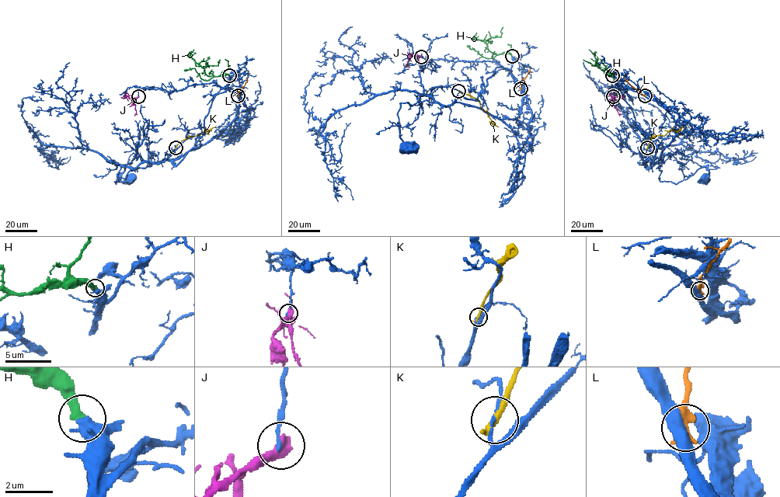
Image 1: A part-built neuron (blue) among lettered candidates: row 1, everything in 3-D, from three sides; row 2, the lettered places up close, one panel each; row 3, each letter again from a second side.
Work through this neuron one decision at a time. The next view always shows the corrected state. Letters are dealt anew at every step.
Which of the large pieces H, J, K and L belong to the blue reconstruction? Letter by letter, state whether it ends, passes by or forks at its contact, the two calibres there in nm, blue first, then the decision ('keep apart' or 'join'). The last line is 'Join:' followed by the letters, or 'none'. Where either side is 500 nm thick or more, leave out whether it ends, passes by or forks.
H: it ends; calibres 340 and 360 nm; join
J: calibres 160 and 500 nm; keep apart
K: it ends; calibres 100 and 320 nm; keep apart
L: it ends; calibres 440 and 420 nm; keep apart
Join: H

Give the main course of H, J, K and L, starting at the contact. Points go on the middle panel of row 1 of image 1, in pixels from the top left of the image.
H: (512, 56), (508, 53), (491, 53), (485, 43), (489, 38), (500, 36), (503, 27)
J: (421, 56), (410, 54), (407, 66), (404, 65)
K: (458, 91), (477, 99), (481, 108), (499, 126)
L: (520, 88), (530, 67)

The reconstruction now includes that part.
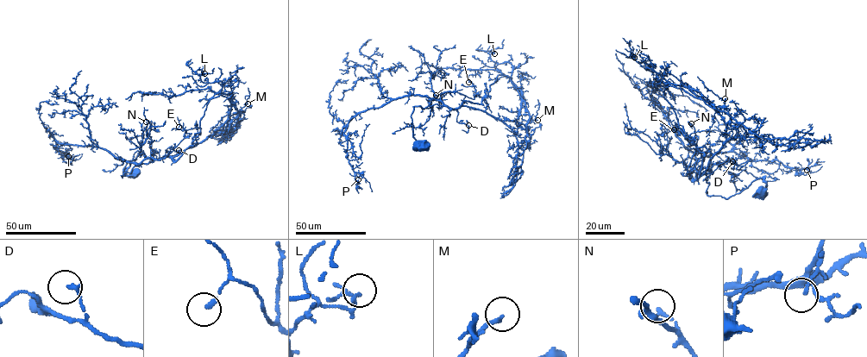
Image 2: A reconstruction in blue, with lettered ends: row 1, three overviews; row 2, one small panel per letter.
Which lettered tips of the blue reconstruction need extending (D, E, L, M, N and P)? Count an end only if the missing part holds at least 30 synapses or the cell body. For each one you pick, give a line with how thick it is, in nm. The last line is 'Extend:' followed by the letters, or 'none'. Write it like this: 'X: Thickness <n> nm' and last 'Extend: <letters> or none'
M: Thickness 200 nm
Extend: M

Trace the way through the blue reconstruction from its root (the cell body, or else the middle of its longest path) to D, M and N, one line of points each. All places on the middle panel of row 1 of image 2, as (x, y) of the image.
D: (425, 147), (417, 149), (414, 106), (437, 103), (456, 109), (456, 121), (468, 125)
M: (425, 147), (417, 149), (411, 117), (415, 106), (468, 106), (502, 121), (525, 124), (537, 120)
N: (425, 147), (417, 149), (419, 149), (413, 136), (411, 114), (415, 106), (442, 106), (436, 95)

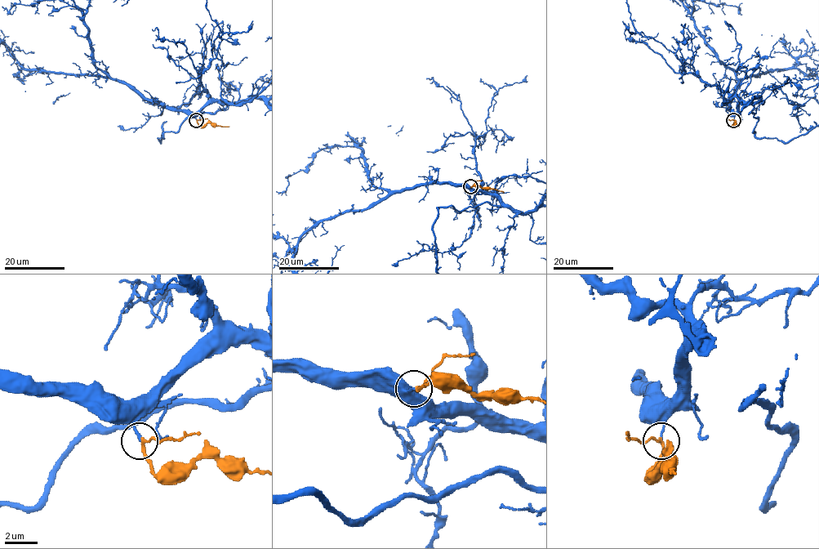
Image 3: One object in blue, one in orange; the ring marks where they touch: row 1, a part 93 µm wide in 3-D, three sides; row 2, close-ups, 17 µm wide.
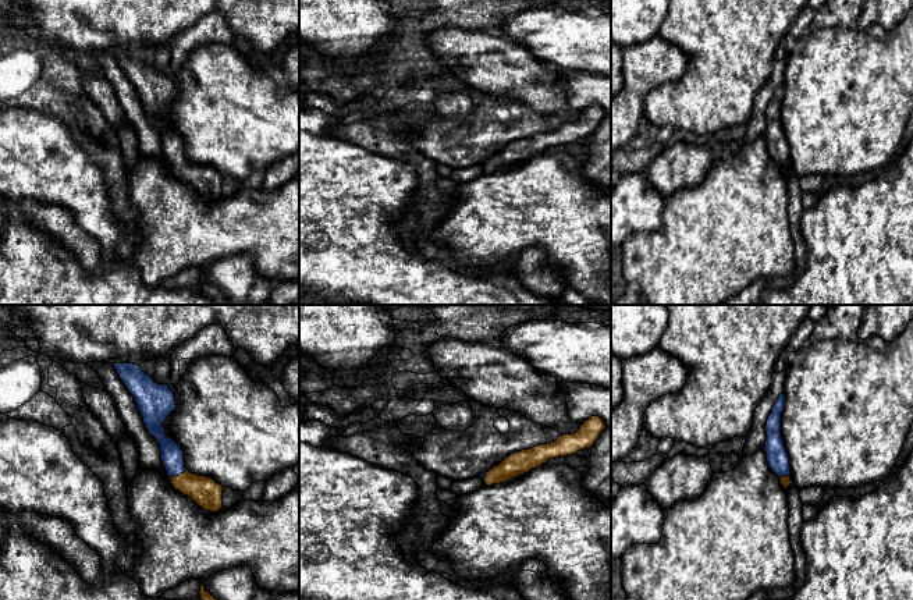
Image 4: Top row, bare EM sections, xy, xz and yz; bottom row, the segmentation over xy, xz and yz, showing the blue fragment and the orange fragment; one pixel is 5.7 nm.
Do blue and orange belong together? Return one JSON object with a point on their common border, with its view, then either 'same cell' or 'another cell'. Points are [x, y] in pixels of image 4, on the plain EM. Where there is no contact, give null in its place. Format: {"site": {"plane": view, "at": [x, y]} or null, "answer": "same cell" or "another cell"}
{"site": {"plane": "xy", "at": [178, 162]}, "answer": "same cell"}

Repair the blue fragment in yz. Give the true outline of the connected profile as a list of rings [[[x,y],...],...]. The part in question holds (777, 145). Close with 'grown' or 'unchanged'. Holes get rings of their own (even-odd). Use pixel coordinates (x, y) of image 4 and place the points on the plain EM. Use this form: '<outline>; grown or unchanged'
[[[782,81],[772,95],[772,102],[767,107],[765,121],[767,129],[764,139],[771,159],[779,166],[781,173],[786,178],[791,168],[791,155],[784,128],[781,125],[781,102],[784,99],[785,82]]]; grown

